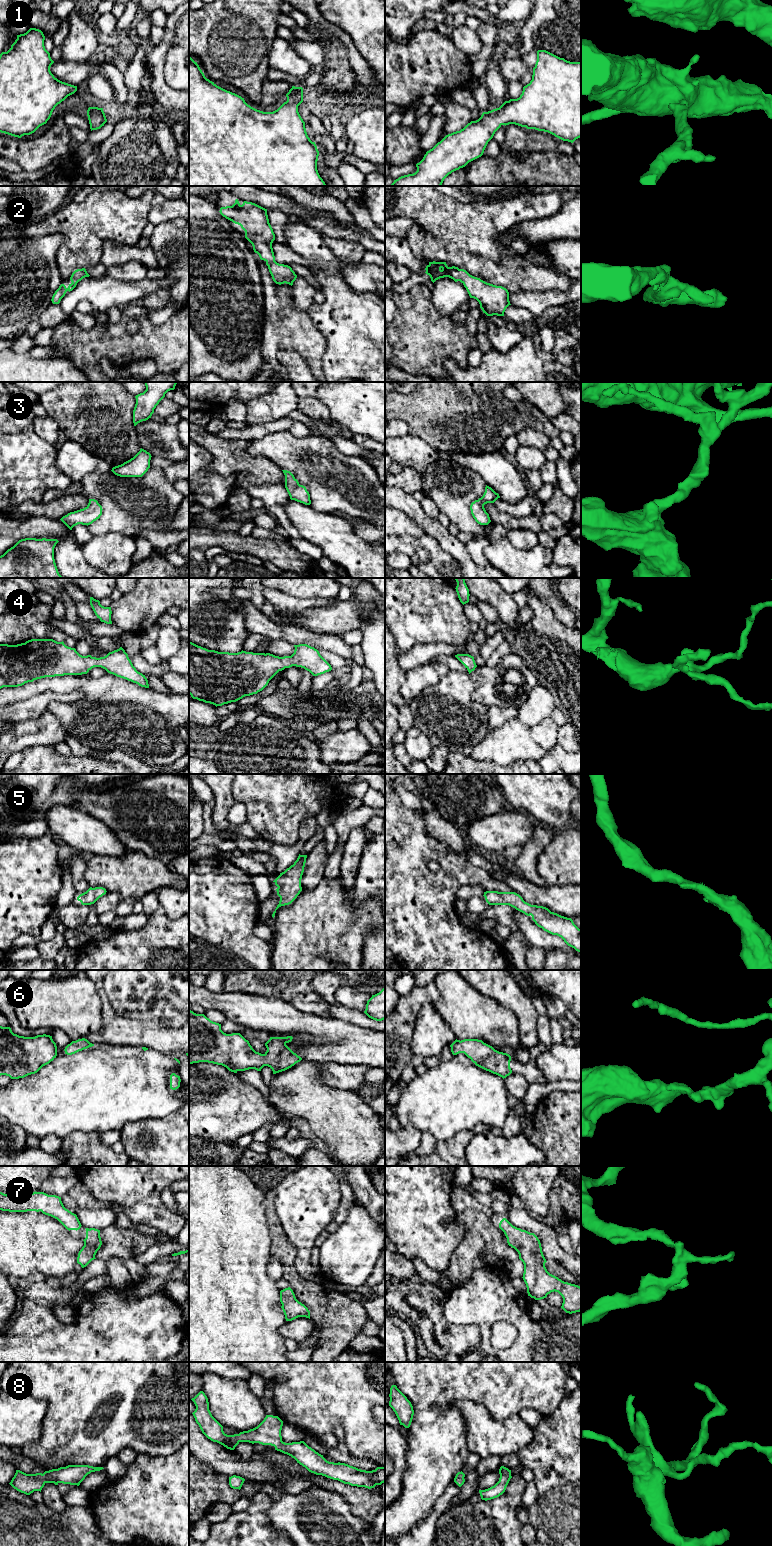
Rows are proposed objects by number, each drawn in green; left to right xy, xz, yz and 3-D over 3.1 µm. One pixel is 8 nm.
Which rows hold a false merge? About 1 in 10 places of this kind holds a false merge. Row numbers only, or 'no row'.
no row

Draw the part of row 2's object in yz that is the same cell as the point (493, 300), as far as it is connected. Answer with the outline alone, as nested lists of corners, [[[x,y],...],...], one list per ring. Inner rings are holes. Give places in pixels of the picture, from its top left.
[[[429,262],[425,268],[426,274],[434,283],[436,280],[449,277],[455,282],[460,281],[466,288],[470,298],[476,299],[483,313],[487,316],[504,316],[506,308],[511,305],[509,292],[502,286],[487,283],[480,278],[470,275],[458,267],[448,267],[446,262]]]

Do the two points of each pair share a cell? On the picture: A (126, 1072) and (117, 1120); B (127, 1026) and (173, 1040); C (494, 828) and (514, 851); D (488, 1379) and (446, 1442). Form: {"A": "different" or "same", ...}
{"A": "same", "B": "same", "C": "different", "D": "same"}

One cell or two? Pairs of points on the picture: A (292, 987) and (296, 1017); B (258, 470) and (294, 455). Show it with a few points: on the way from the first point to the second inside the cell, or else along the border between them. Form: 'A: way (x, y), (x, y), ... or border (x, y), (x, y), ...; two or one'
A: border (272, 997), (280, 997), (301, 1010), (316, 1015); two
B: border (251, 455), (266, 457), (281, 470); two

